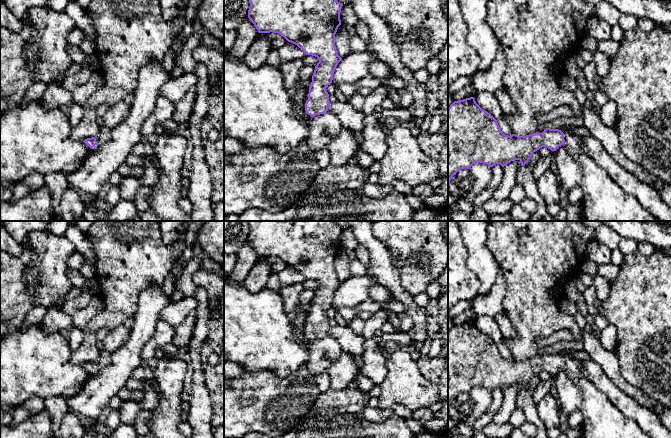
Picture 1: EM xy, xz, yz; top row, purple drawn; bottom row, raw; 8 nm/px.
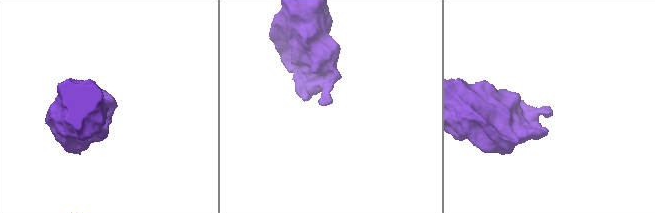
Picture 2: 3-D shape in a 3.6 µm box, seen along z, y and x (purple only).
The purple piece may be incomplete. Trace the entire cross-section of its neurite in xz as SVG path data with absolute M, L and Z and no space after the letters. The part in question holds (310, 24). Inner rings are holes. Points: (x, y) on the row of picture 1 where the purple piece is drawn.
M249 0L249 3L248 18L259 33L278 33L301 48L306 55L319 59L305 103L305 111L312 117L307 142L314 152L328 148L342 127L337 117L327 111L331 103L326 88L332 83L334 71L342 60L336 50L335 34L341 25L340 12L343 4L337 0Z

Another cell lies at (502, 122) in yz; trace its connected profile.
M503 114L499 120L497 120L497 123L501 129L501 131L508 136L511 136L512 130L507 122L506 114Z

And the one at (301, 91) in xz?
M302 80L294 88L294 95L292 96L294 107L301 119L309 125L311 116L305 111L305 103L308 100L309 85Z

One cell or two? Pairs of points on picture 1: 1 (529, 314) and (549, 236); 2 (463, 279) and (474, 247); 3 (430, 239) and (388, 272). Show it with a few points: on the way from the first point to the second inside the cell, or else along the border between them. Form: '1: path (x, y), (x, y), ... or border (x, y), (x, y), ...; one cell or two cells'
1: path (533, 295), (539, 255); one cell
2: border (464, 243), (468, 267), (478, 277), (480, 286); two cells
3: border (384, 245), (391, 254), (404, 288); two cells

